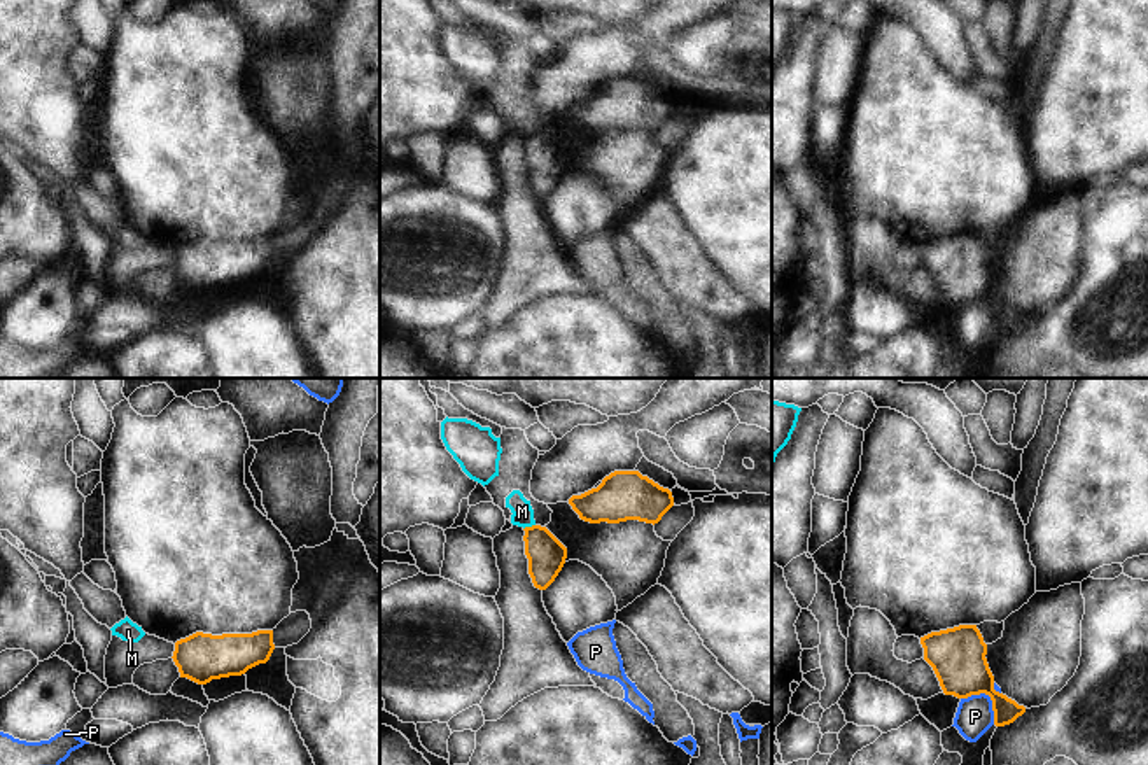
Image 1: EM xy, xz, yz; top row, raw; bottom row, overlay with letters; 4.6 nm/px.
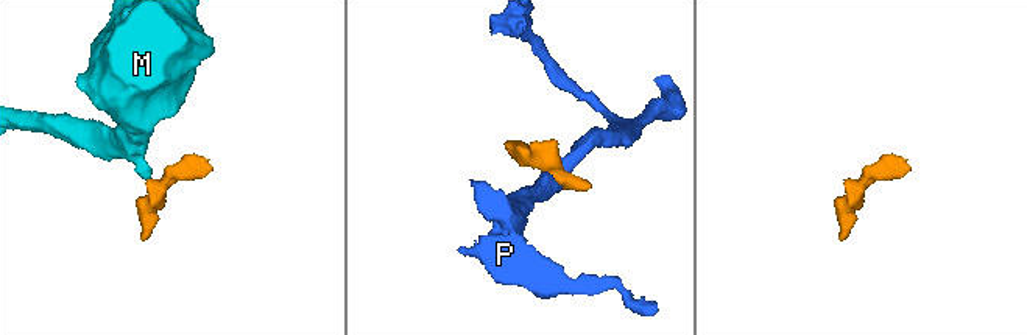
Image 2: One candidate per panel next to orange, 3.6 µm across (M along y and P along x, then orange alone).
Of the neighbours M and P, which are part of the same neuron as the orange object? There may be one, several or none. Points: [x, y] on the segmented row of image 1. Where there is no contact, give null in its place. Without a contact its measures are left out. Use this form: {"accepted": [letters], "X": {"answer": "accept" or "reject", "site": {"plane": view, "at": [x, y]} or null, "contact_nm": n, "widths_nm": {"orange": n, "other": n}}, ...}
{"accepted": [], "M": {"answer": "reject", "site": {"plane": "xz", "at": [529, 527]}, "contact_nm": 60, "widths_nm": {"orange": 180, "other": 100}}, "P": {"answer": "reject", "site": {"plane": "yz", "at": [989, 695]}, "contact_nm": 200, "widths_nm": {"orange": 260, "other": 170}}}

